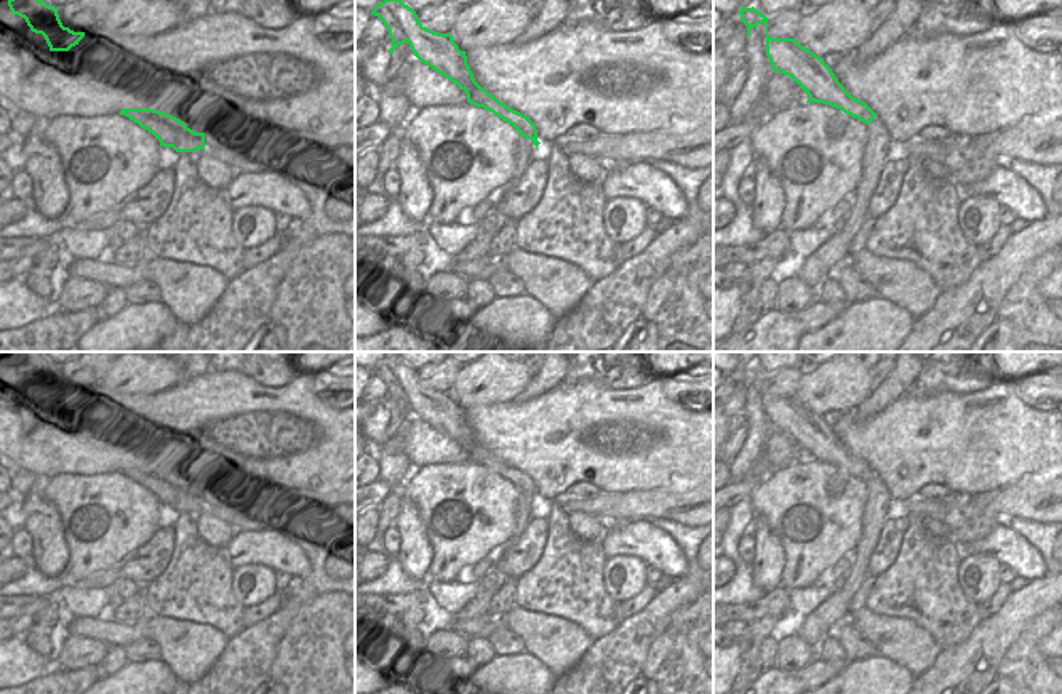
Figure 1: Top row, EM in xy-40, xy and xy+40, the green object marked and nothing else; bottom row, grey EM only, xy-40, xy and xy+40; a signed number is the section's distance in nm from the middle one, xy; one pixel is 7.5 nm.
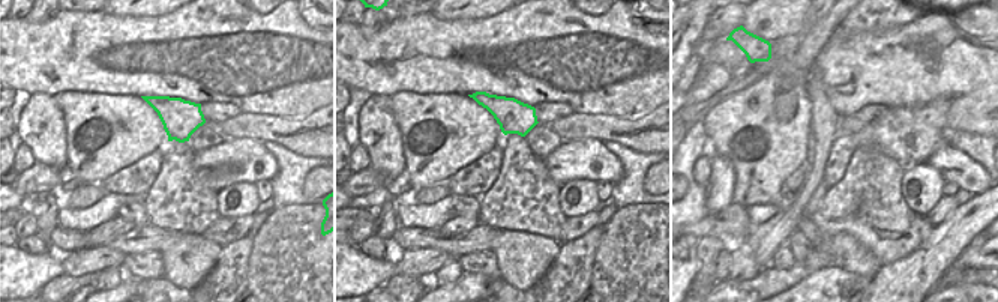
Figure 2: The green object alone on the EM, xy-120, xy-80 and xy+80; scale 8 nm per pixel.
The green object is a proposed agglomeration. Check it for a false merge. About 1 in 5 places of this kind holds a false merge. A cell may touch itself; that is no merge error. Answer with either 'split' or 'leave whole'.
leave whole

